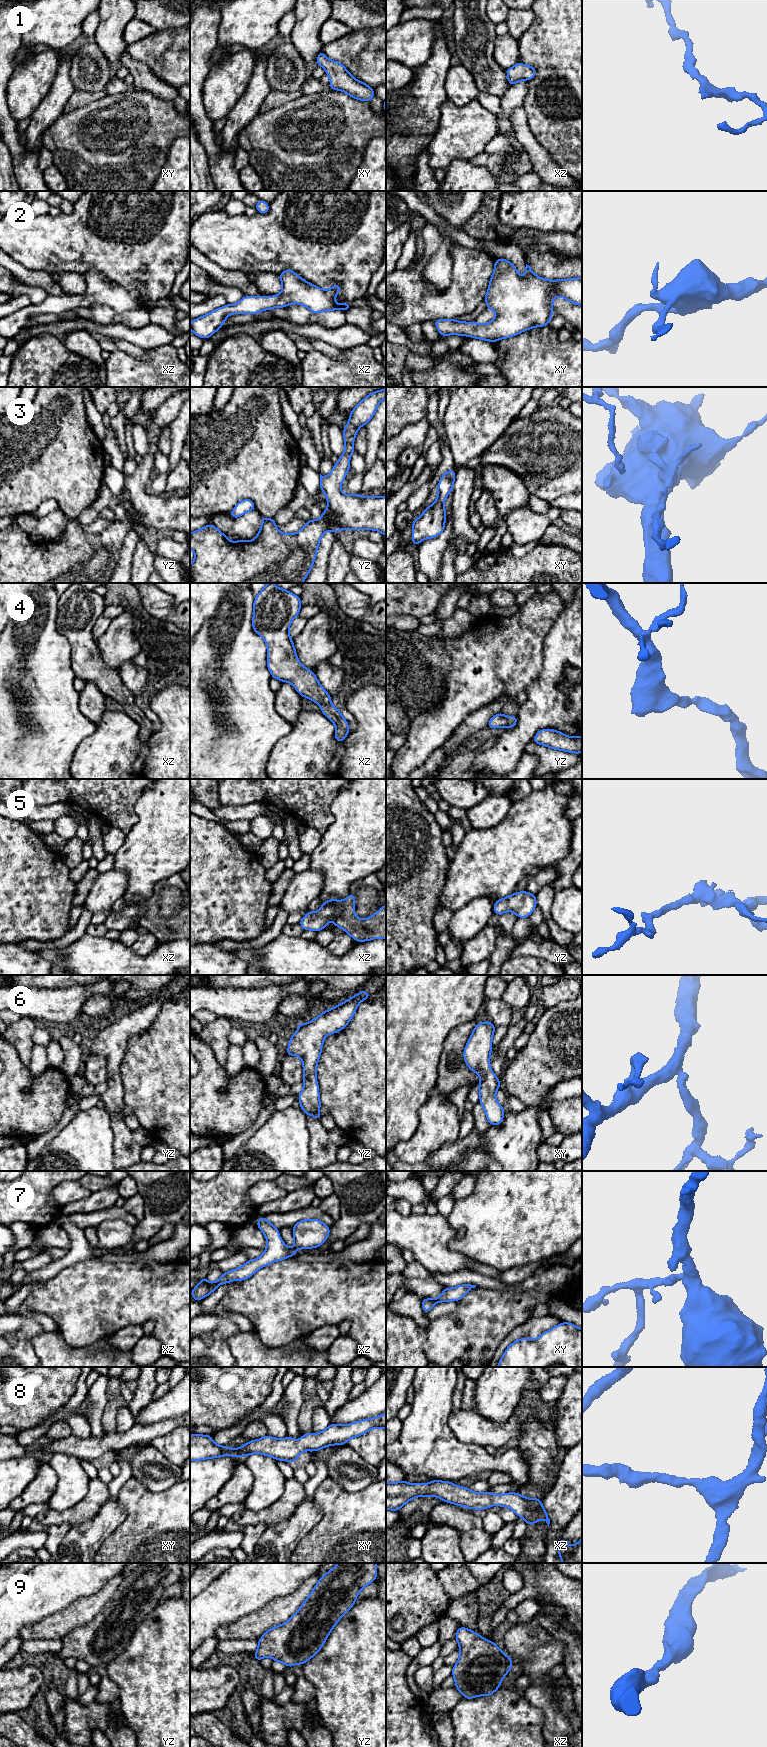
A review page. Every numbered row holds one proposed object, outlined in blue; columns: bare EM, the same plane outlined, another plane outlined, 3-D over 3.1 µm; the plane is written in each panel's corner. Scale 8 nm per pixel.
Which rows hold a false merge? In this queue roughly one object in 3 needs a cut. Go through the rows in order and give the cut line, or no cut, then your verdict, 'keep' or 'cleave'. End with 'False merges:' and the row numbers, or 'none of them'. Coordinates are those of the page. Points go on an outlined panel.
1: no cut | keep
2: no cut | keep
3: no cut | keep
4: no cut | keep
5: no cut | keep
6: no cut | keep
7: no cut | keep
8: no cut | keep
9: no cut | keep
False merges: none of them

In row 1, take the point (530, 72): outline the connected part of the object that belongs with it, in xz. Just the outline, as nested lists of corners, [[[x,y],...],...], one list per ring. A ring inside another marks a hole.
[[[518,62],[513,67],[506,70],[509,85],[512,86],[520,81],[533,79],[536,75],[536,70],[531,65],[524,65]]]

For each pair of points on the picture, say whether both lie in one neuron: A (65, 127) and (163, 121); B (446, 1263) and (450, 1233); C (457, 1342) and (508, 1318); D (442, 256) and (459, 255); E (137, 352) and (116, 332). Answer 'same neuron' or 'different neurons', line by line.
A: same neuron
B: same neuron
C: same neuron
D: different neurons
E: different neurons

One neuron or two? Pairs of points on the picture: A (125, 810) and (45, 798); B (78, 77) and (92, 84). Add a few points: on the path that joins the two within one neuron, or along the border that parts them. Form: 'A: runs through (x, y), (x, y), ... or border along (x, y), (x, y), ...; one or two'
A: runs through (105, 791), (65, 790); one
B: runs through (81, 77), (85, 77), (89, 81); one

